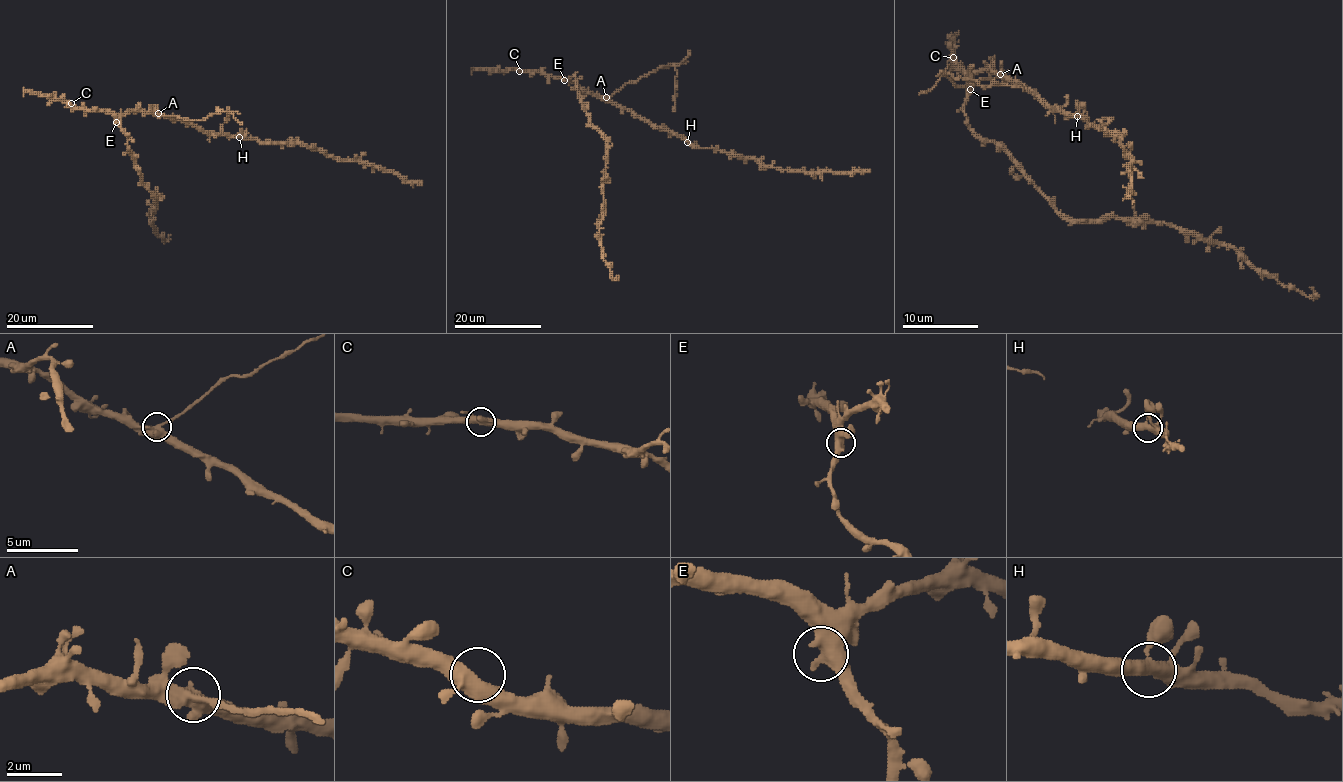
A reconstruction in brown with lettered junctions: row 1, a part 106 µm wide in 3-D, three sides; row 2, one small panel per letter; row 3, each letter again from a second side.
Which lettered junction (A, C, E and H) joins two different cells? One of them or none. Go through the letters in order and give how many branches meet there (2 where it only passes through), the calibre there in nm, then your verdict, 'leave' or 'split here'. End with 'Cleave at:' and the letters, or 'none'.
A: branches 3; calibre 440 nm; split here
C: branches 3; calibre 440 nm; leave
E: branches 3; calibre 440 nm; leave
H: branches 3; calibre 400 nm; leave
Cleave at: A

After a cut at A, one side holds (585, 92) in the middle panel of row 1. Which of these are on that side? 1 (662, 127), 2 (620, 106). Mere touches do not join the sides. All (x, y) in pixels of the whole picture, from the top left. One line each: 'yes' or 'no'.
1: yes
2: yes

